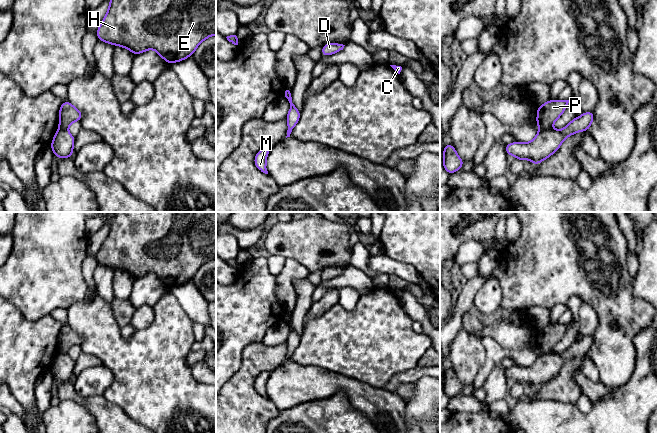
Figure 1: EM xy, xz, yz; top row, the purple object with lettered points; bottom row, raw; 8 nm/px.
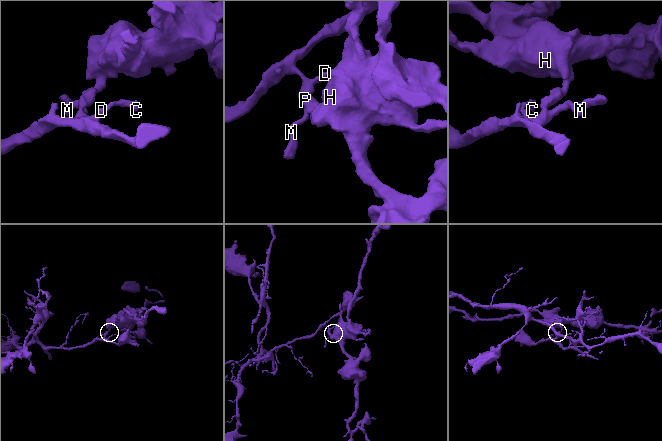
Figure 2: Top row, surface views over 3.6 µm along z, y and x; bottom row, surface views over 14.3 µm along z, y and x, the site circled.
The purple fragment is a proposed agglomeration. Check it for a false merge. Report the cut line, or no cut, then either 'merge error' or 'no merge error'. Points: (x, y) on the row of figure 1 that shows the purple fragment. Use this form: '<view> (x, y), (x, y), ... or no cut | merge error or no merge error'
yz (550, 127), (540, 129) | merge error

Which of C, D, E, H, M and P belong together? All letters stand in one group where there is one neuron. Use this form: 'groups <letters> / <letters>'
groups C D M / E H P

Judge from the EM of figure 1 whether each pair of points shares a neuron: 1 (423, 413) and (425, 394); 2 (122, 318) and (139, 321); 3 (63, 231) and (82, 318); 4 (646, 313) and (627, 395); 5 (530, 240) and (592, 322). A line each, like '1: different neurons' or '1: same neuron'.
1: same neuron
2: different neurons
3: different neurons
4: different neurons
5: different neurons

